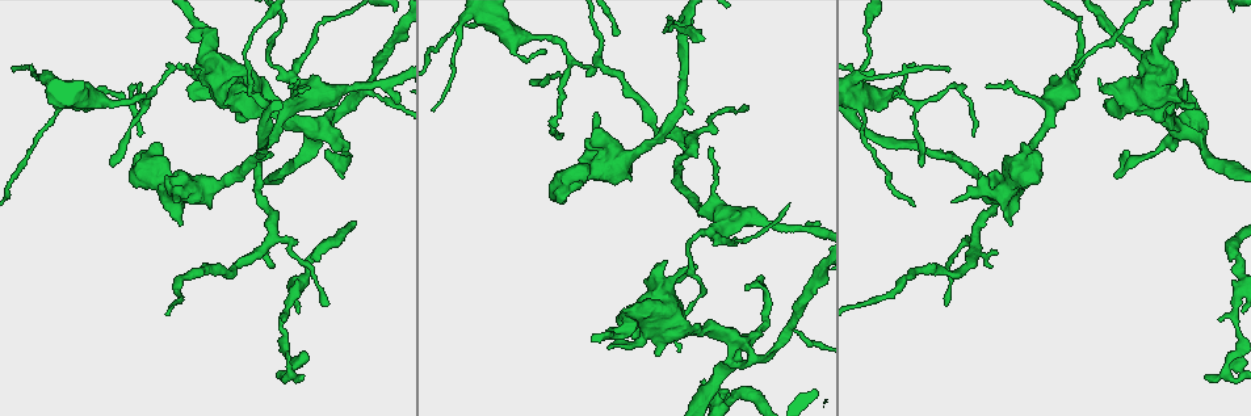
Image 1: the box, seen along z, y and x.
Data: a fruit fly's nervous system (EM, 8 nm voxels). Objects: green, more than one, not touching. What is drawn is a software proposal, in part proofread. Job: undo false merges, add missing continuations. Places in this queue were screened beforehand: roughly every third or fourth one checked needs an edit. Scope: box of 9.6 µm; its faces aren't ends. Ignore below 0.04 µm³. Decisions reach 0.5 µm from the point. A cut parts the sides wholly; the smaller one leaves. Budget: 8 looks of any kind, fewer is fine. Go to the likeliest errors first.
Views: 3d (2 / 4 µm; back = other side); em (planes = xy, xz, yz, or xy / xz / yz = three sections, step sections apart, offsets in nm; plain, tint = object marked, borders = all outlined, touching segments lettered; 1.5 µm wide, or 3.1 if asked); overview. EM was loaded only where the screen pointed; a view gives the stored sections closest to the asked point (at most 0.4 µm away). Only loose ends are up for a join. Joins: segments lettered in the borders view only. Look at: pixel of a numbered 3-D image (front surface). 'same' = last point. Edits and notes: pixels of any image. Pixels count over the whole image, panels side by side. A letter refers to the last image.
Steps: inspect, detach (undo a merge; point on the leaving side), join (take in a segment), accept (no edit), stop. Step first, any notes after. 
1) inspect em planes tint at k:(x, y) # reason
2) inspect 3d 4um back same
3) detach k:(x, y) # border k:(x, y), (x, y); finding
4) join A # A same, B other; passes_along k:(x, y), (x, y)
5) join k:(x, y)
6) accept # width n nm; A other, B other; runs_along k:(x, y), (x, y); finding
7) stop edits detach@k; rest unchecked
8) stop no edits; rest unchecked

inspect 3d 2um at 1:(665, 262) # free end

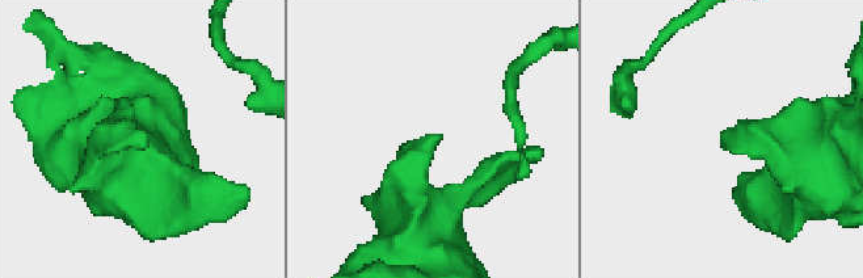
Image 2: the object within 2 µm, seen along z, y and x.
inspect em planes borders at 2:(440, 138)

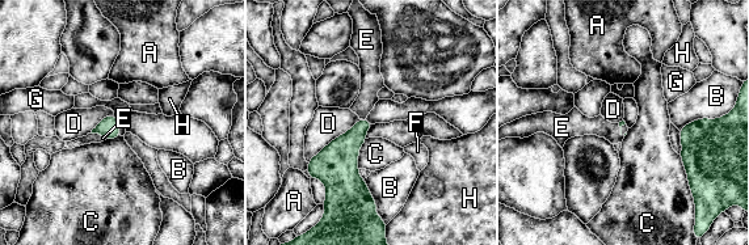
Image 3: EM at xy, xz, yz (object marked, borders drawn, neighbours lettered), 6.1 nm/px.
accept # A other, B other, C other, D other, E other, F other, G other, H other; border 3:(91, 132), (97, 132), (106, 138); no lettered segment goes on from it

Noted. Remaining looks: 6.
inspect em xz step 4 tint at 1:(596, 114) # free end

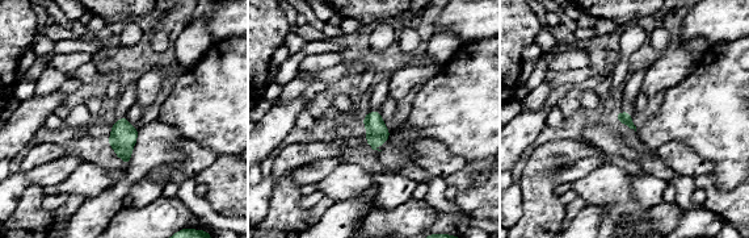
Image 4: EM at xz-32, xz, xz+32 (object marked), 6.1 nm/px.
inspect em planes tint same

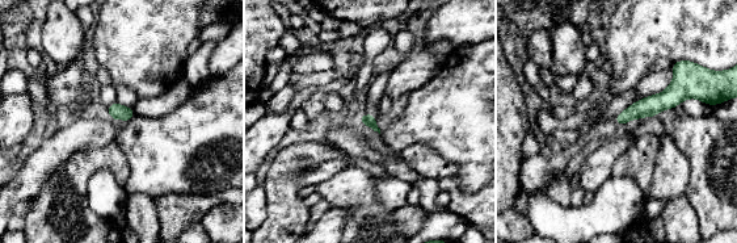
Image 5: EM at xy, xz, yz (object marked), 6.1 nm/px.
inspect em planes borders same

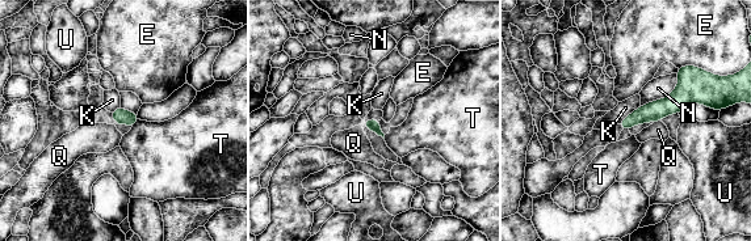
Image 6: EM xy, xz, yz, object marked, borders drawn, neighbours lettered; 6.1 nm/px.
accept # E other, K other, N other, Q other, T other, U other; runs_along 6:(700, 97), (680, 97), (624, 123); none of them fits

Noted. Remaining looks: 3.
inspect 3d 2um at 1:(283, 321)

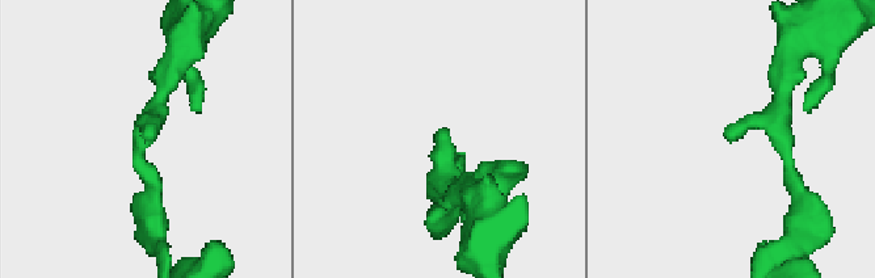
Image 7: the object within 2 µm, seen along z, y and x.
inspect em xz step 4 borders at 7:(727, 135) # arm_widths 160, 220 nm

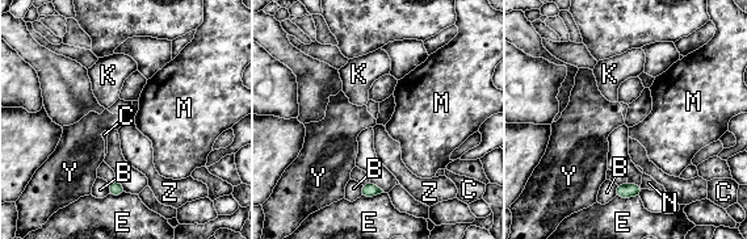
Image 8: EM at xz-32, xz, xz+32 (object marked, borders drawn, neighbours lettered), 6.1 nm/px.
inspect em planes borders same # another direction

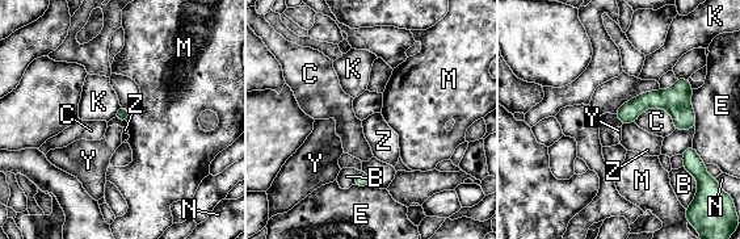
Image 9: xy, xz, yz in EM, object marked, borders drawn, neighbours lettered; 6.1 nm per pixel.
accept # B other, C other, E other, K other, M other, N other, Y other, Z other; border 9:(121, 107), (113, 117); no lettered segment goes on from it

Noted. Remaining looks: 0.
stop no edits; rest unchecked

